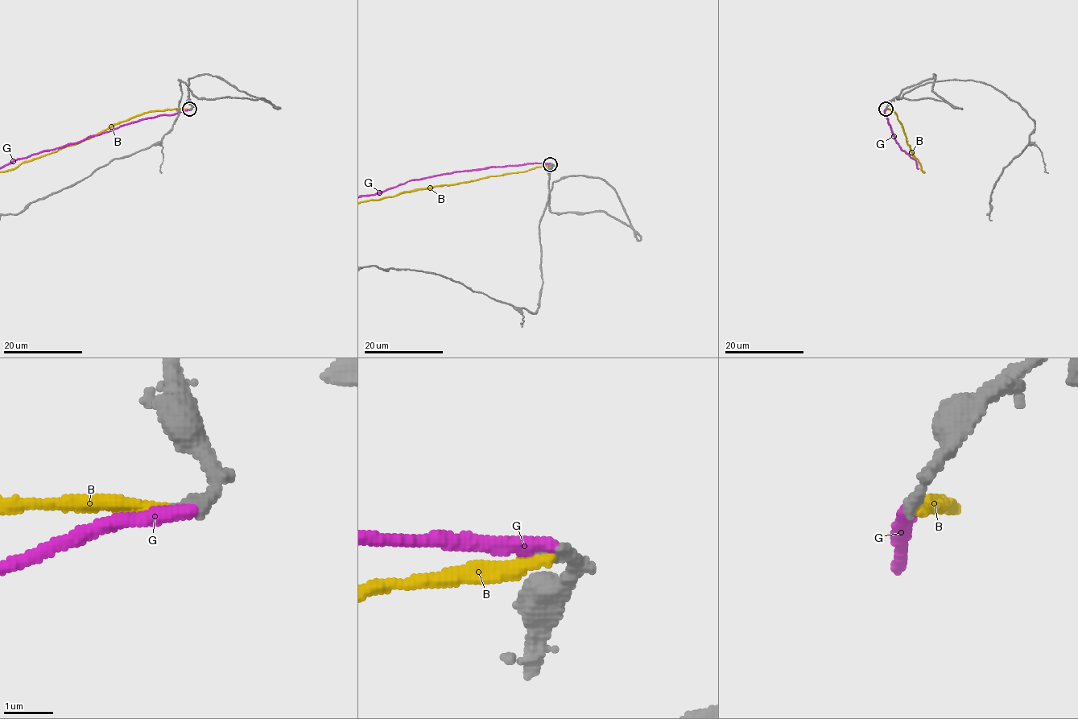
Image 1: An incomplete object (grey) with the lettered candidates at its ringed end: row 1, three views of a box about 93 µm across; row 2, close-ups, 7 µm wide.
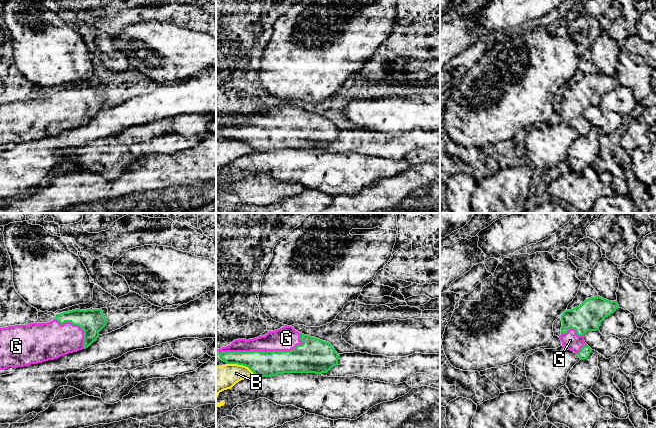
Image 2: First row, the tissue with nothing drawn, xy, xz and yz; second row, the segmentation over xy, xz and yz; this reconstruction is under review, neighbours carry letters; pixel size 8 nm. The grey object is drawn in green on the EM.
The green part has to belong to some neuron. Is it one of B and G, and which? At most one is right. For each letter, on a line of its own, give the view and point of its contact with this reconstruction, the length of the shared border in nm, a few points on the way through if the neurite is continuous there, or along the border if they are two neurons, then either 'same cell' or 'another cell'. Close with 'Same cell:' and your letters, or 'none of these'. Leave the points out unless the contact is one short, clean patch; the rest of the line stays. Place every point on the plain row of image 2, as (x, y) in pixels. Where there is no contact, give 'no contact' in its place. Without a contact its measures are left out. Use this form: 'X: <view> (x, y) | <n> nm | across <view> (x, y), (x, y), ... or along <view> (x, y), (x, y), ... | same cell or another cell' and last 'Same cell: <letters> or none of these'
B: xz (242, 140) | 260 nm | another cell
G: xz (260, 128) | 700 nm | same cell
Same cell: G

